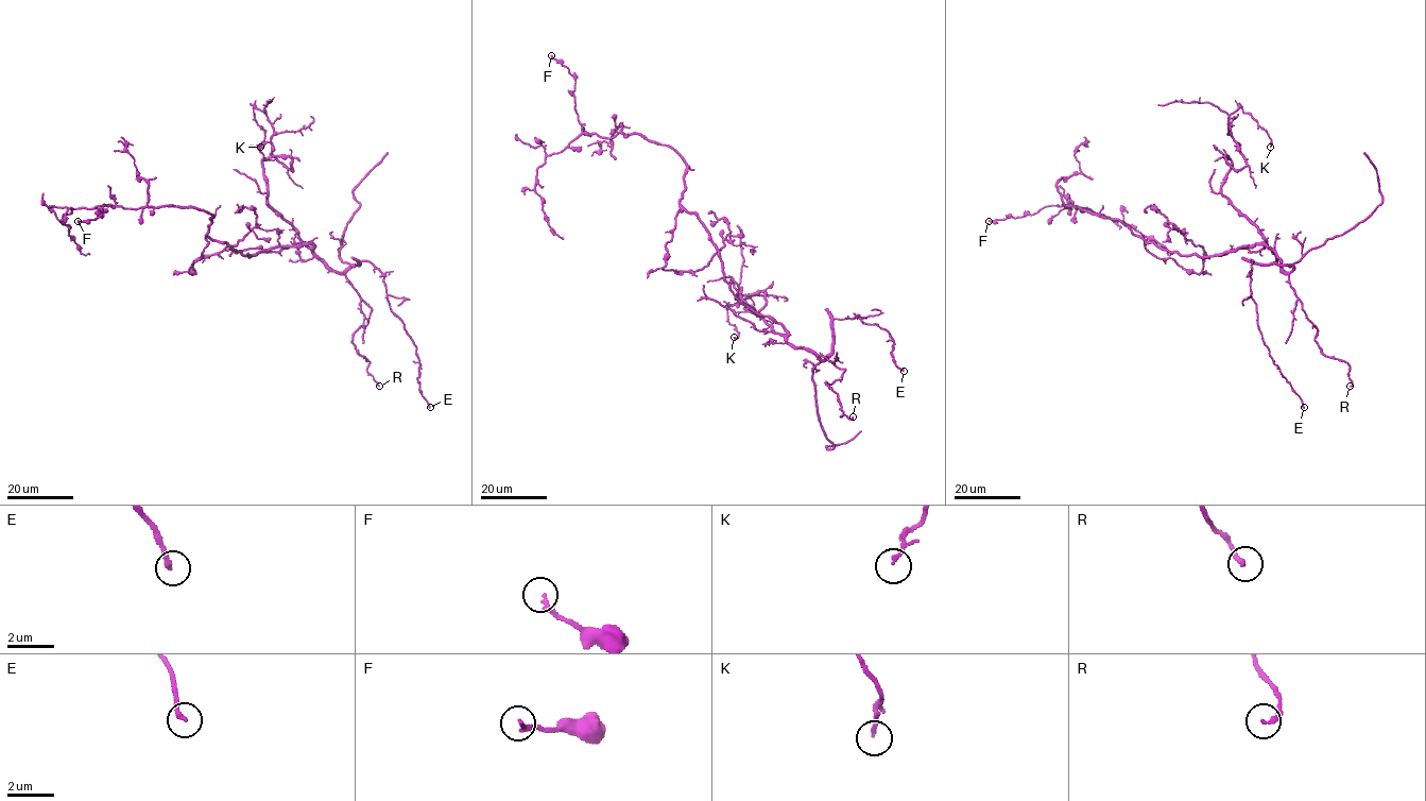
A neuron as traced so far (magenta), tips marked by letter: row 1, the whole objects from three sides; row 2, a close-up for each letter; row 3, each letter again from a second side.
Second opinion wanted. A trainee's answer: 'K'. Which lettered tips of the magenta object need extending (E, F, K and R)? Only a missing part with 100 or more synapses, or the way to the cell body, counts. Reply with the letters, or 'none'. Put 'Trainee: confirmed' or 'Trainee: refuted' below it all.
none
Trainee: refuted

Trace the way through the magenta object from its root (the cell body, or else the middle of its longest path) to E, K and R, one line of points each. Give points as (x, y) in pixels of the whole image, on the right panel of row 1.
E: (1208, 256), (1265, 244), (1275, 253), (1285, 272), (1292, 267), (1251, 261), (1251, 293), (1269, 355), (1304, 407)
K: (1208, 256), (1268, 248), (1221, 193), (1224, 156), (1235, 170), (1247, 165), (1229, 116), (1249, 113), (1270, 147)
R: (1208, 256), (1255, 244), (1271, 249), (1306, 317), (1317, 328), (1315, 340), (1320, 350), (1350, 365), (1350, 386)

